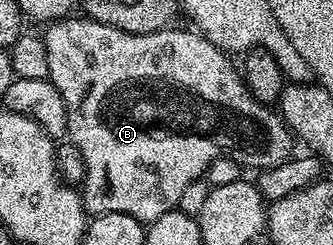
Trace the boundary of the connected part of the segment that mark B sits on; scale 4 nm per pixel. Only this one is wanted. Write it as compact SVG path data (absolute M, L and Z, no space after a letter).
M87 17L76 18L47 24L42 38L50 61L48 78L62 93L66 105L67 138L86 161L82 198L89 212L126 213L139 223L153 223L162 213L179 208L182 189L201 178L219 155L234 150L236 143L251 135L256 135L257 168L277 167L293 158L294 135L288 124L249 91L237 64L235 67L228 60L227 50L205 39L199 30L165 29L132 35Z

